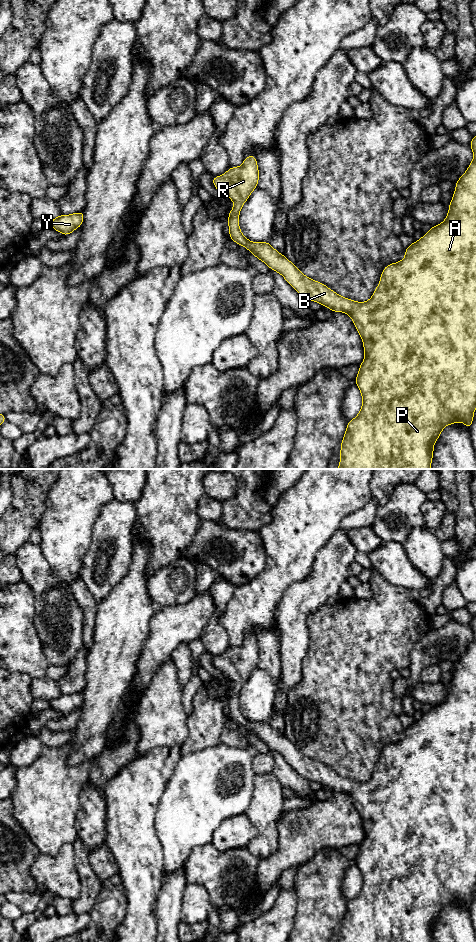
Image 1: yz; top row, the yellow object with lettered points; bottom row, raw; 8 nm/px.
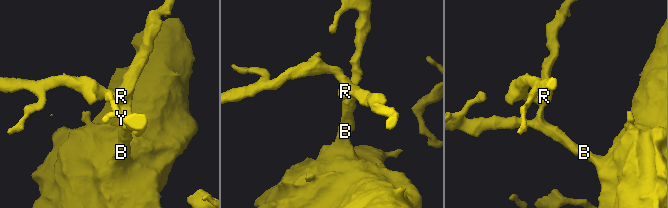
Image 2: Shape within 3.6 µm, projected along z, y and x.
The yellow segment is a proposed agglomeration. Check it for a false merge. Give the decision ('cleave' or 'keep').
keep

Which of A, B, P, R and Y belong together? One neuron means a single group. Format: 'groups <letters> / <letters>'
groups A B P R Y

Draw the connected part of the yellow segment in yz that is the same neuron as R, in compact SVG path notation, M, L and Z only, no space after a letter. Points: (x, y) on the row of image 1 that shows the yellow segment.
M476 135L473 136L469 146L473 151L474 158L466 172L456 181L455 191L449 203L446 219L442 223L432 226L420 240L414 241L409 247L405 248L405 258L403 260L385 266L380 275L379 285L374 290L372 297L366 302L357 302L337 294L325 284L304 275L285 255L280 254L274 249L269 241L252 242L242 234L239 226L240 211L251 193L258 187L259 181L259 169L254 155L245 157L241 166L229 167L228 171L223 175L212 177L213 185L218 192L225 194L234 202L234 206L228 214L230 239L252 252L258 260L263 261L271 270L280 273L289 285L306 300L315 301L322 306L326 306L331 312L344 312L349 315L361 336L365 357L359 366L354 382L361 392L362 407L358 415L347 423L347 429L340 444L341 459L338 469L431 469L434 444L444 427L461 421L467 429L471 429L476 409Z

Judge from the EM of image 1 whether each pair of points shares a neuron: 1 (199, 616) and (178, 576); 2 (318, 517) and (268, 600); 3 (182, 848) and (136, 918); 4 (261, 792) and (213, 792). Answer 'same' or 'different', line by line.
1: different
2: same
3: different
4: different

